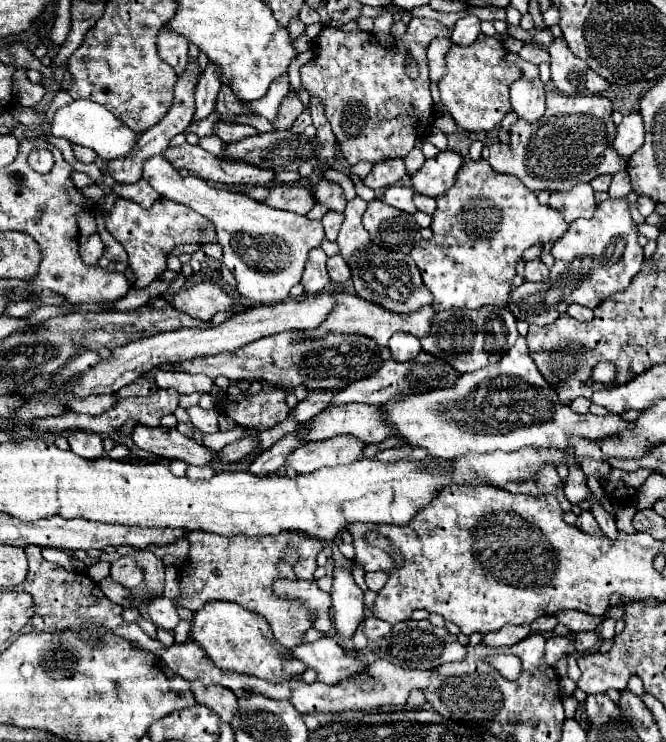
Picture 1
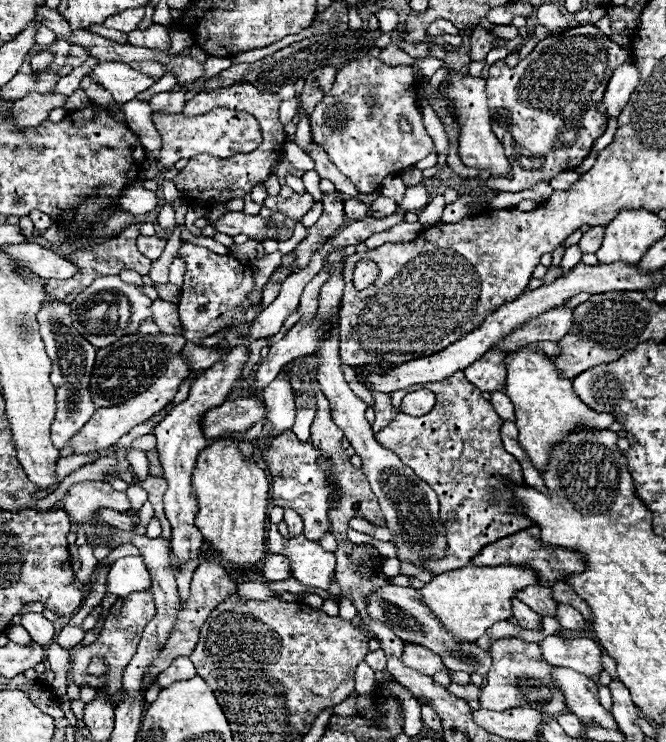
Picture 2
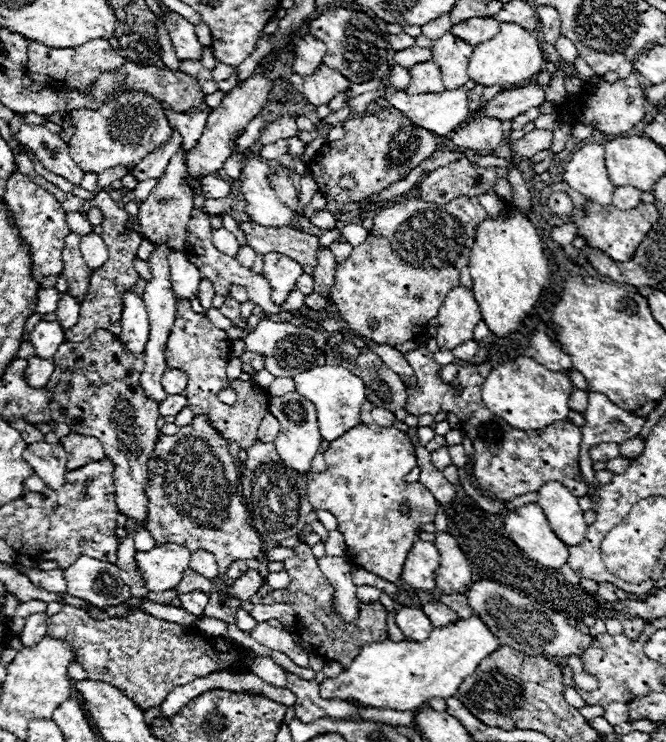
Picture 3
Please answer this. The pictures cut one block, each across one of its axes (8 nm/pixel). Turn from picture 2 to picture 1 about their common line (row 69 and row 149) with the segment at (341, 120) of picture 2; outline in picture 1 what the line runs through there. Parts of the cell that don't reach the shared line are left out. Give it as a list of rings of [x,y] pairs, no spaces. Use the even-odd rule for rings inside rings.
[[[412,18],[408,28],[410,44],[400,44],[394,54],[382,48],[368,32],[322,28],[314,58],[300,68],[304,90],[320,98],[332,132],[350,164],[358,164],[360,160],[380,162],[384,158],[404,158],[416,140],[424,138],[434,124],[426,48],[432,38],[448,38],[452,28],[428,18]],[[408,62],[418,66],[420,74],[414,80],[406,74]]]

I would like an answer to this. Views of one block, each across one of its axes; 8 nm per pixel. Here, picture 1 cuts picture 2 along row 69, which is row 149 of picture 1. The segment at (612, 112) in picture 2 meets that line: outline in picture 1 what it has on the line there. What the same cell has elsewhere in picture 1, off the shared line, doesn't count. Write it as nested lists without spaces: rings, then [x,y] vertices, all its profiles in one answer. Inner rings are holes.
[[[632,112],[624,116],[624,120],[618,124],[618,132],[614,138],[614,148],[618,154],[628,160],[642,144],[644,144],[644,122],[640,118],[640,112]]]

